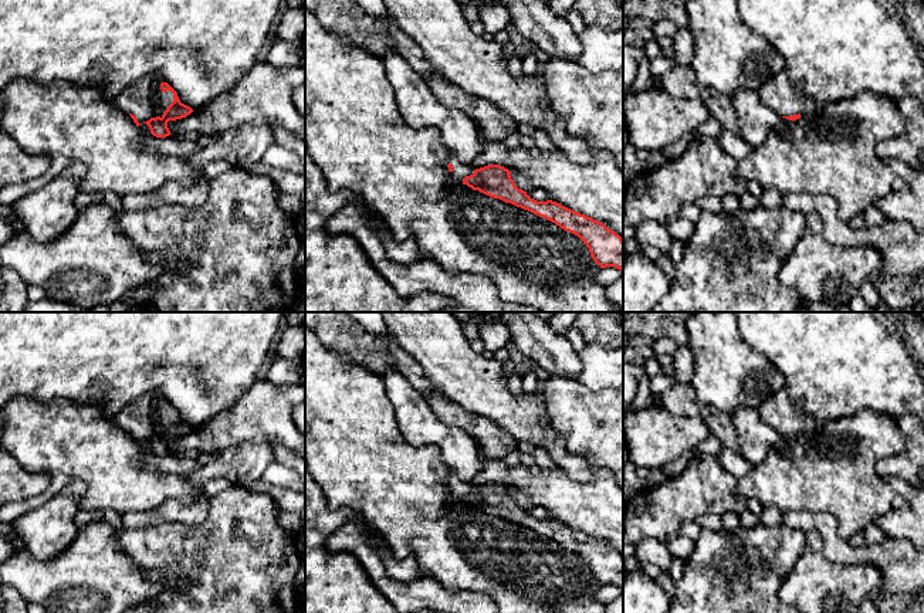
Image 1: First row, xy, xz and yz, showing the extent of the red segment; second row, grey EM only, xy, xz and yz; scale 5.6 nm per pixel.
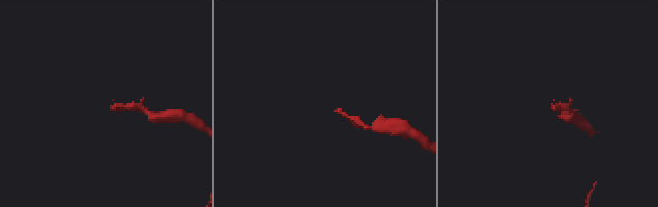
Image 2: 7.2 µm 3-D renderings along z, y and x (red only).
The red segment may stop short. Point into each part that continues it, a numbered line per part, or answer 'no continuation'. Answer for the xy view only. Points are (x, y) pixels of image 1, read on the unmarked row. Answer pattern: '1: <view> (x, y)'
1: xy (138, 417)

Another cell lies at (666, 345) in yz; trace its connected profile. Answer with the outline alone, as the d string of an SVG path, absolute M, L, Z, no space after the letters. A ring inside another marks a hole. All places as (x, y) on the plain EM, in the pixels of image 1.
M661 338L653 341L653 345L650 346L656 356L669 355L673 356L678 345L671 338Z

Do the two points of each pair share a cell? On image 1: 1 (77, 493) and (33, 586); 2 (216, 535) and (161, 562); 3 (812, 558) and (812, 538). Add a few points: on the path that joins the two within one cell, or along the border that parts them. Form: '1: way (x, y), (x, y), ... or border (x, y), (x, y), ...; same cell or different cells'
1: border (73, 539), (48, 559), (37, 559), (26, 551); different cells
2: way (202, 549), (195, 556), (175, 556); same cell
3: way (812, 554), (812, 542); same cell

